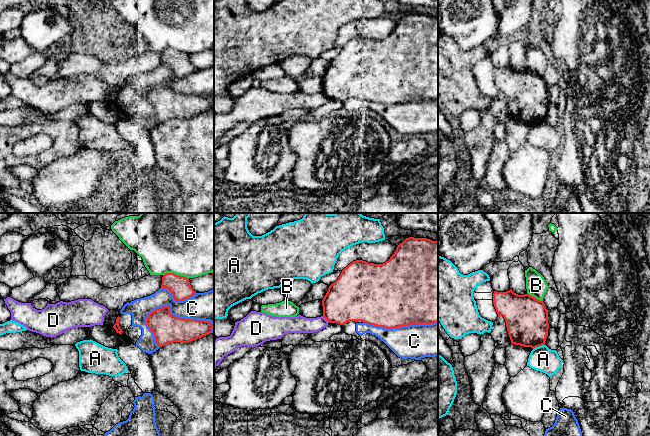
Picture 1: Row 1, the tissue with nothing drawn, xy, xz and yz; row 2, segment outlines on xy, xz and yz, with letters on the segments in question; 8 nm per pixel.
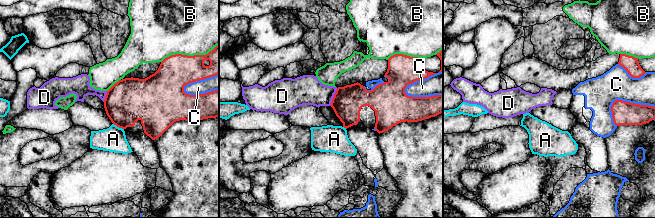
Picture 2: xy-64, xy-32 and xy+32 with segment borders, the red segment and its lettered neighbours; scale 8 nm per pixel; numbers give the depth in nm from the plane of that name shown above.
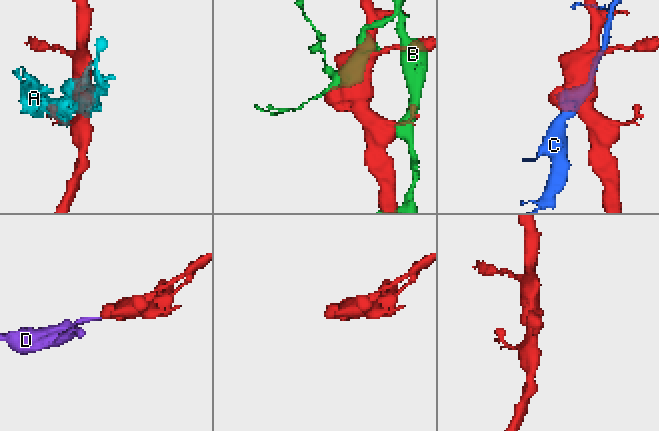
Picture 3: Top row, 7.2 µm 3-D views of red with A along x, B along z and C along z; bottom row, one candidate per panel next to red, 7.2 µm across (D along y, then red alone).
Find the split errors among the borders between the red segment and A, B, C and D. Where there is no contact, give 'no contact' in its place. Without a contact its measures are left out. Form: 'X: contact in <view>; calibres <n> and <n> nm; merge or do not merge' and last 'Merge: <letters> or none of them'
A: contact in yz; calibres 340 and 200 nm; do not merge
B: contact in xy; calibres 170 and 440 nm; do not merge
C: contact in xy; calibres 240 and 220 nm; do not merge
D: contact in xz; calibres 360 and 140 nm; do not merge
Merge: none of them

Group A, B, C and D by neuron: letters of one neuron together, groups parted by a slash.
A / B / C / D

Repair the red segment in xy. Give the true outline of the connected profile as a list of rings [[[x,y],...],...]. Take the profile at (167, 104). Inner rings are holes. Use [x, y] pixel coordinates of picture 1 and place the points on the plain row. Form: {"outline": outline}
{"outline": [[[170,81],[152,87],[146,100],[159,123],[173,118],[187,119],[212,108],[210,97],[179,94],[170,89]]]}

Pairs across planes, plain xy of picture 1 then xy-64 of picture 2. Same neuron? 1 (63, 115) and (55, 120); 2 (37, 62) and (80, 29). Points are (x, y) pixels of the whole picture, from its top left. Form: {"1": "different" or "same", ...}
{"1": "different", "2": "same"}

